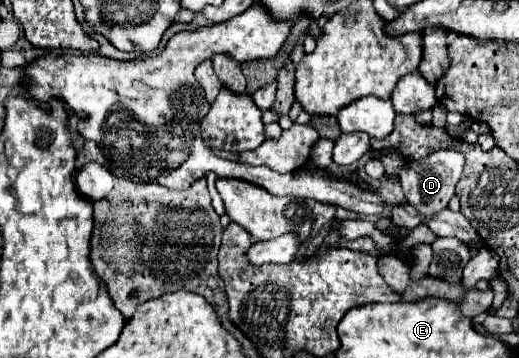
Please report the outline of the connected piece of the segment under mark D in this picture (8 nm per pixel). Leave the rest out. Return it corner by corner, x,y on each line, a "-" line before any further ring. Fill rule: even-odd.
437,150
435,154
427,156
423,162
405,164
399,174
399,182
403,186
407,202
411,206
415,206
421,214
427,214
427,216
437,214
439,210
447,208
449,200
455,194
455,184
461,178
463,164
465,164
465,158
457,150

